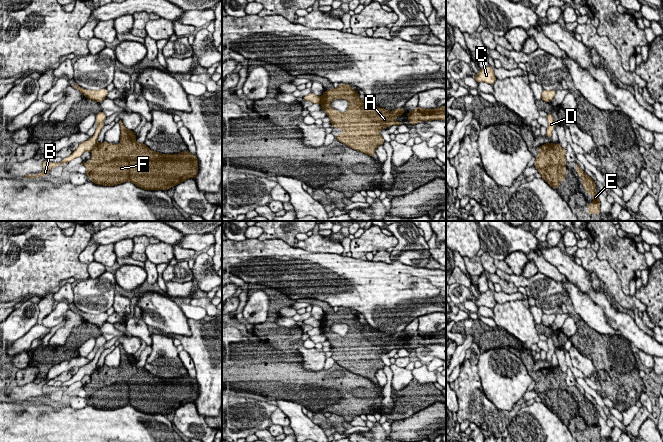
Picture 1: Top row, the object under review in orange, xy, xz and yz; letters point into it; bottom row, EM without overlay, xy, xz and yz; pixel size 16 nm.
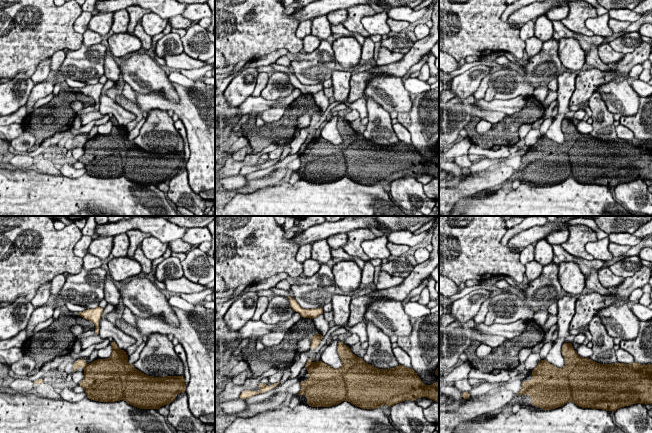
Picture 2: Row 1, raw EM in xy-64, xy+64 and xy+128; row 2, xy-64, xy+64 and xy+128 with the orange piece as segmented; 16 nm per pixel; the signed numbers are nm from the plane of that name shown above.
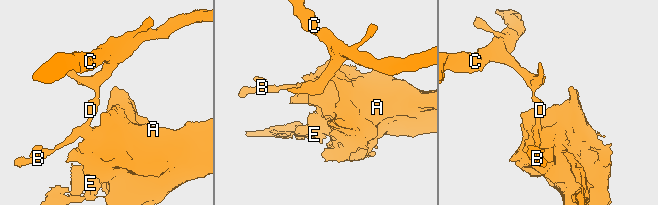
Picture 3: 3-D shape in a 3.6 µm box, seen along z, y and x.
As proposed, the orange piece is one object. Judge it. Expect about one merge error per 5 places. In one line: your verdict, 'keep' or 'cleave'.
cleave

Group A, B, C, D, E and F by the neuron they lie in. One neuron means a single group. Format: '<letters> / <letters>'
A E F / B C D

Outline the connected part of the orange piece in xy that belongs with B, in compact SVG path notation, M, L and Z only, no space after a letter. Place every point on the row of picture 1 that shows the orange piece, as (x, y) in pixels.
M101 111L101 112L97 113L95 123L98 126L96 127L95 133L93 134L92 137L90 137L88 140L86 140L82 143L79 143L78 148L75 151L73 151L70 156L62 159L62 161L60 163L48 162L47 160L45 160L42 163L43 171L41 173L37 173L36 175L27 174L25 176L25 178L38 178L41 176L47 176L48 171L50 169L52 169L54 167L58 167L63 164L66 164L66 163L74 160L75 158L81 157L85 151L91 151L97 144L98 135L99 135L100 131L102 130L102 128L105 126L104 120L106 118L107 117L104 112Z

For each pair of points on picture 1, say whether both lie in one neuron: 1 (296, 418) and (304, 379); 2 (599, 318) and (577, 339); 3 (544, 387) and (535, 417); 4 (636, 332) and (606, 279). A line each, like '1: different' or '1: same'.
1: different
2: different
3: different
4: different

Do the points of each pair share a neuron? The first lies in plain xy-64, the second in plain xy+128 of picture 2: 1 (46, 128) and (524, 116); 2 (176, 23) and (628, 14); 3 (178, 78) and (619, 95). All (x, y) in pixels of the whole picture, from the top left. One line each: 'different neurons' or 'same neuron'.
1: same neuron
2: different neurons
3: different neurons

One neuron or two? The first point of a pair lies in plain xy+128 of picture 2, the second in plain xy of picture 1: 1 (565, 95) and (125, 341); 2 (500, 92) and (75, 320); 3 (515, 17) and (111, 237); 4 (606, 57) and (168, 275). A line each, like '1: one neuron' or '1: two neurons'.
1: two neurons
2: two neurons
3: one neuron
4: two neurons

